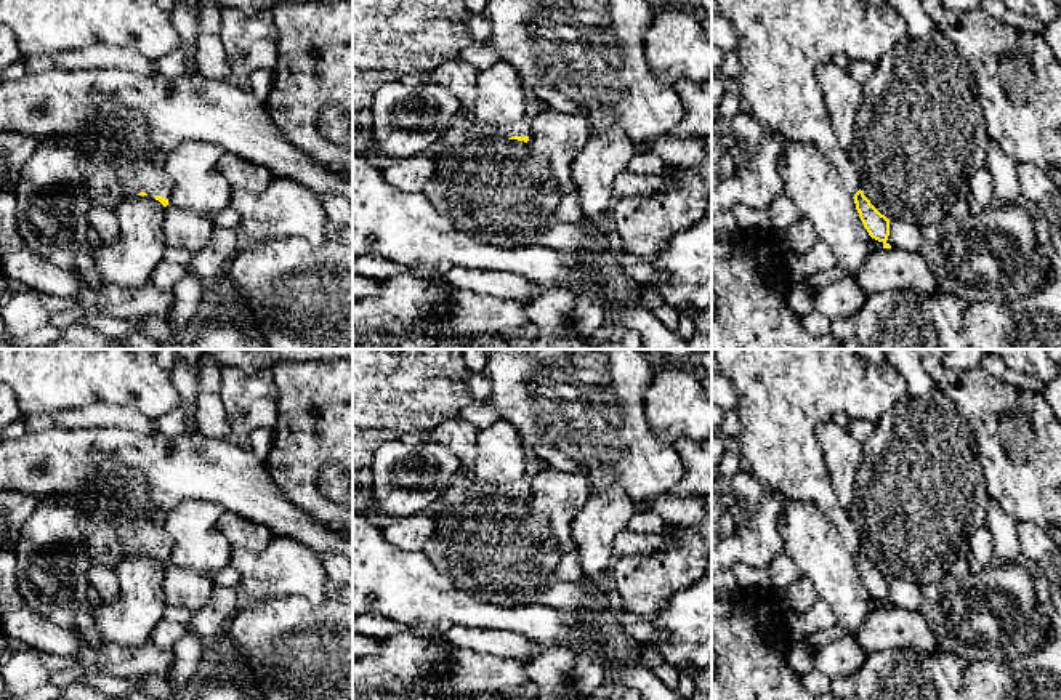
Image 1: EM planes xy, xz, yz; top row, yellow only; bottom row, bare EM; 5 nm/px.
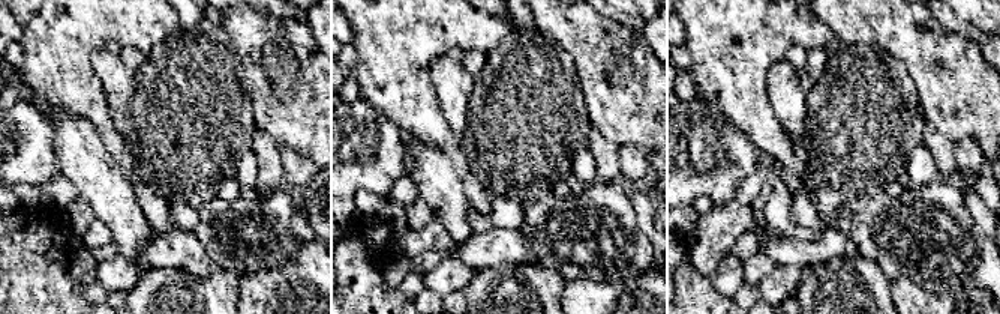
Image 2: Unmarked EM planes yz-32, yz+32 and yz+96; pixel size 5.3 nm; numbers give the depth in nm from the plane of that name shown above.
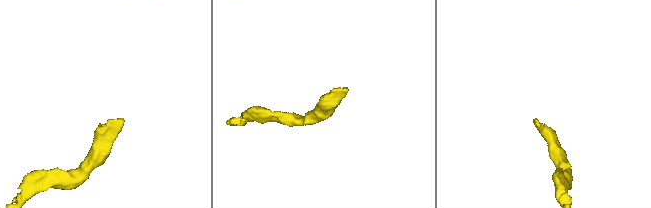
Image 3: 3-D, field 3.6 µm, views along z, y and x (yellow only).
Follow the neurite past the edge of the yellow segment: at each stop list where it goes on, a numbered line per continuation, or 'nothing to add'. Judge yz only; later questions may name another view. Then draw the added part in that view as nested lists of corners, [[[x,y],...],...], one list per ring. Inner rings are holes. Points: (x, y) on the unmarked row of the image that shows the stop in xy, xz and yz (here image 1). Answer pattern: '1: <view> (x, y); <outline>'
1: yz (784, 394); [[[715,349],[715,359],[739,397],[740,432],[734,445],[742,466],[777,495],[811,503],[854,556],[859,535],[837,500],[816,428],[837,413],[877,423],[909,396],[904,378],[891,364],[864,364],[853,349]]]

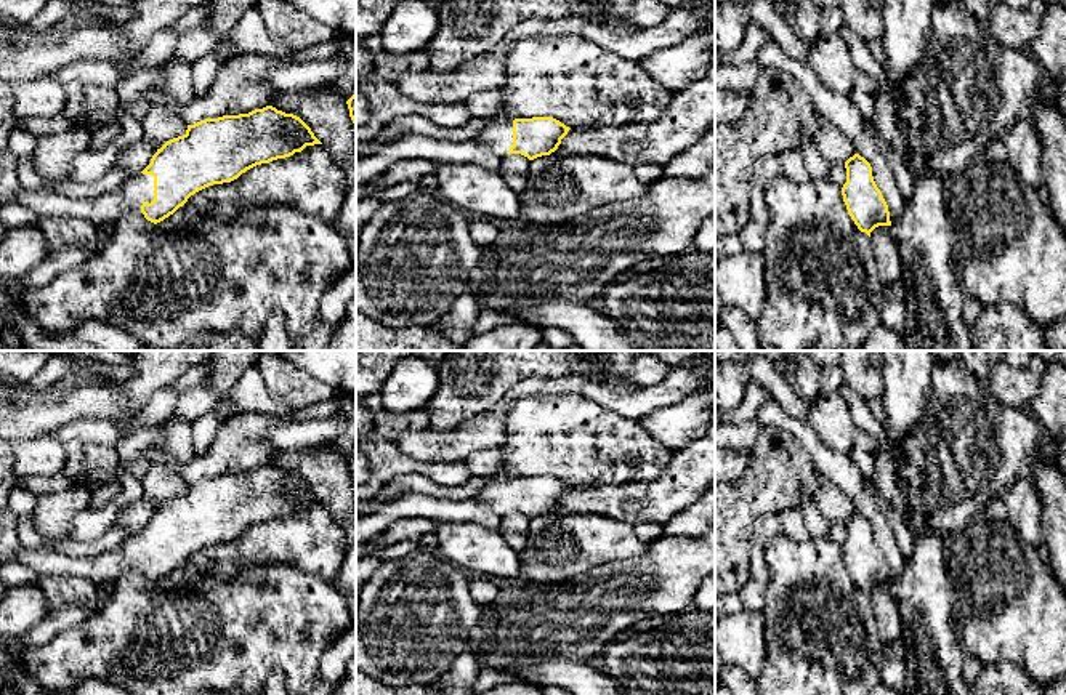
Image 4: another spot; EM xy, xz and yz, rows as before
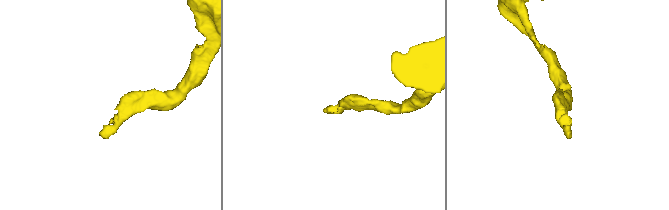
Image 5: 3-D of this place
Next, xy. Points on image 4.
1: xy (106, 569); [[[138,532],[123,544],[95,557],[72,559],[53,548],[35,548],[16,554],[16,562],[30,567],[42,578],[80,576],[93,588],[114,585],[122,575],[141,572],[144,560],[154,559],[154,535]]]

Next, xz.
1: xz (499, 495); [[[492,480],[486,484],[483,490],[474,493],[473,500],[489,504],[499,517],[503,517],[505,514],[508,514],[508,509],[513,504],[513,480]]]

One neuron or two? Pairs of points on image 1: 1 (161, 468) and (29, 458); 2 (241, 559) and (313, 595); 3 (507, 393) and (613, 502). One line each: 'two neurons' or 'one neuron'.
1: one neuron
2: one neuron
3: two neurons

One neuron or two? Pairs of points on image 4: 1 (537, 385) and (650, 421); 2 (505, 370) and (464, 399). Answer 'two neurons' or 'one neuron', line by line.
1: two neurons
2: one neuron

